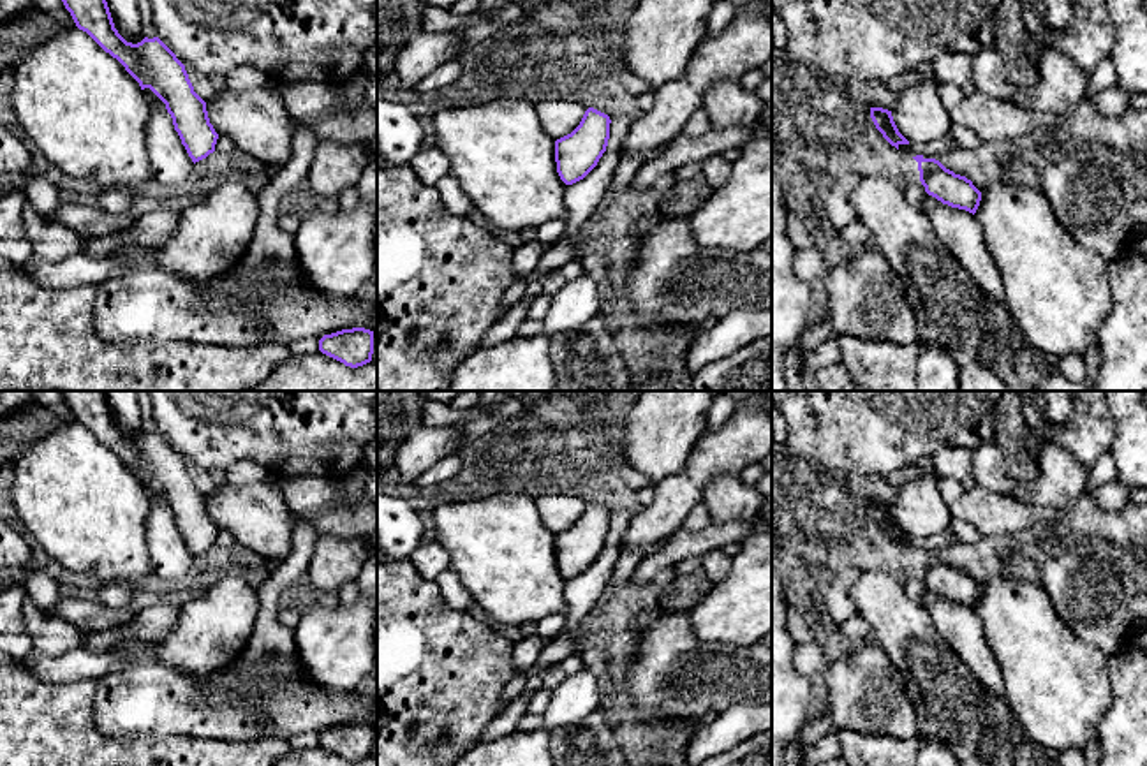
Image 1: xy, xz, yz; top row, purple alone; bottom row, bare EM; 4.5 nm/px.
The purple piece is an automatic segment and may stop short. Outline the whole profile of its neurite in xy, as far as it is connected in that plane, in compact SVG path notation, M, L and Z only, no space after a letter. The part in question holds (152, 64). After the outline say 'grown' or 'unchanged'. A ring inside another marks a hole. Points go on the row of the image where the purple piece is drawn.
M106 0L62 2L79 30L116 58L141 90L150 88L166 104L194 164L215 151L218 134L210 123L206 102L194 92L185 65L159 37L127 42L115 28Z; unchanged

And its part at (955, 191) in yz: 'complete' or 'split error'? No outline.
complete

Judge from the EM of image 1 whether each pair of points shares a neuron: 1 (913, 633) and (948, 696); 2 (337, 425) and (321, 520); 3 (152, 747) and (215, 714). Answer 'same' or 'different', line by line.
1: same
2: different
3: different

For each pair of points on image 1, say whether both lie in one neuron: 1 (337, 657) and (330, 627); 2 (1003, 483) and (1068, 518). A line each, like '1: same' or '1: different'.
1: same
2: different

